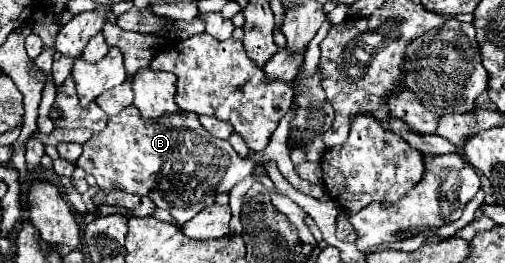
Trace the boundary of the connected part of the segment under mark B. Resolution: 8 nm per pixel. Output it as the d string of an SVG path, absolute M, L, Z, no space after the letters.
M294 100L292 109L280 119L270 143L262 151L254 151L246 159L242 159L228 141L212 137L198 121L196 113L172 113L164 117L156 117L156 121L148 121L140 115L134 105L122 109L120 113L112 115L108 127L90 137L84 143L84 153L76 161L86 173L96 177L96 183L108 191L124 191L148 197L154 201L156 207L168 209L178 225L190 221L196 213L206 209L214 203L216 195L230 191L238 181L244 181L252 175L254 167L264 161L276 161L280 173L306 195L316 199L328 199L326 189L322 185L312 185L298 177L294 165L290 161L288 149L288 133L290 121L294 119L298 105Z

